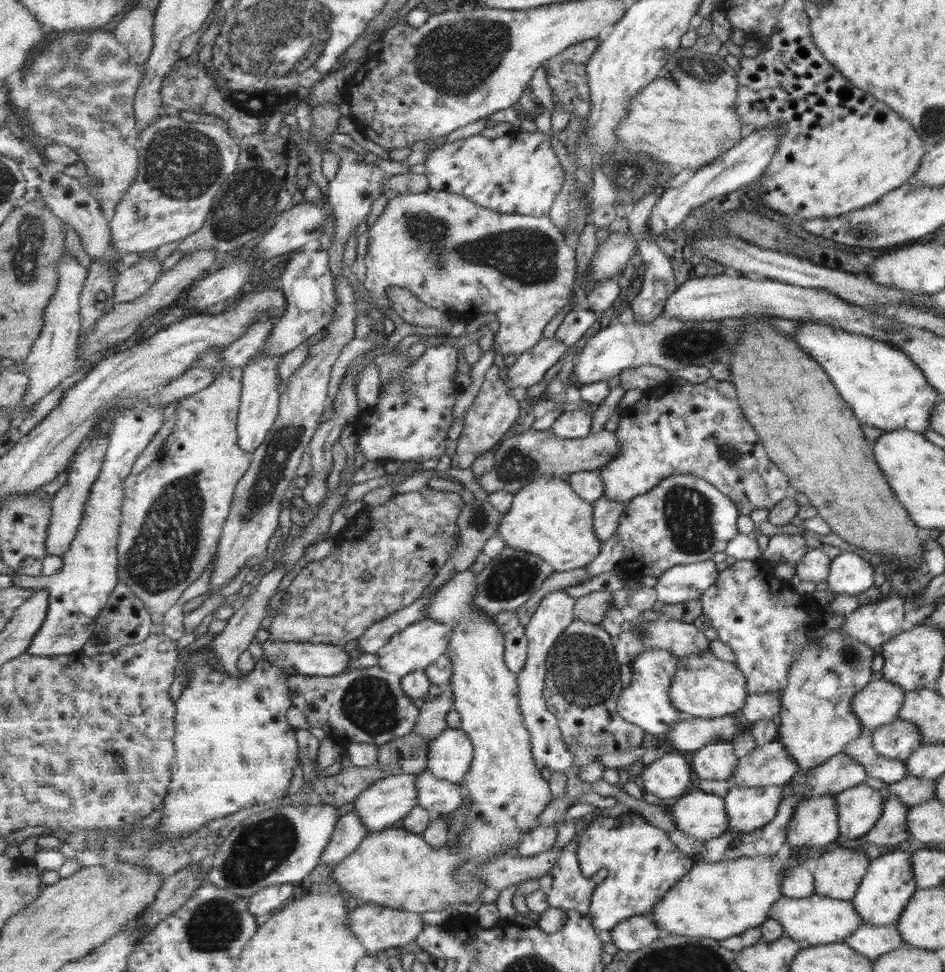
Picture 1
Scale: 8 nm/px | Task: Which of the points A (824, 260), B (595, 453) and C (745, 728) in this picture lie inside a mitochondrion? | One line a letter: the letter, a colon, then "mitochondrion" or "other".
A: other
B: mitochondrion
C: other

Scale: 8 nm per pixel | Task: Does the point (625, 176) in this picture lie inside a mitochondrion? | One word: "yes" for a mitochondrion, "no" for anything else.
yes

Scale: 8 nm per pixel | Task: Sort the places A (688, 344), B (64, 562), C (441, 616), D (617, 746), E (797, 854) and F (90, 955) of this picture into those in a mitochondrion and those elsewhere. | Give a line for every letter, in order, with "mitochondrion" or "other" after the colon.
A: mitochondrion
B: other
C: other
D: other
E: other
F: other

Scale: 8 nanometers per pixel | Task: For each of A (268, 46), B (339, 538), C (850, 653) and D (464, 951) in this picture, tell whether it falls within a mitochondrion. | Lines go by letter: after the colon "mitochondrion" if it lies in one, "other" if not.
A: mitochondrion
B: other
C: mitochondrion
D: other

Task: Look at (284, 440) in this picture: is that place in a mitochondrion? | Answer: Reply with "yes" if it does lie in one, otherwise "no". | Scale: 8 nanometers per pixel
yes

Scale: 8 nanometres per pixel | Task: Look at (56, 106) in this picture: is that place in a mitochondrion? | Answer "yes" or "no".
no

